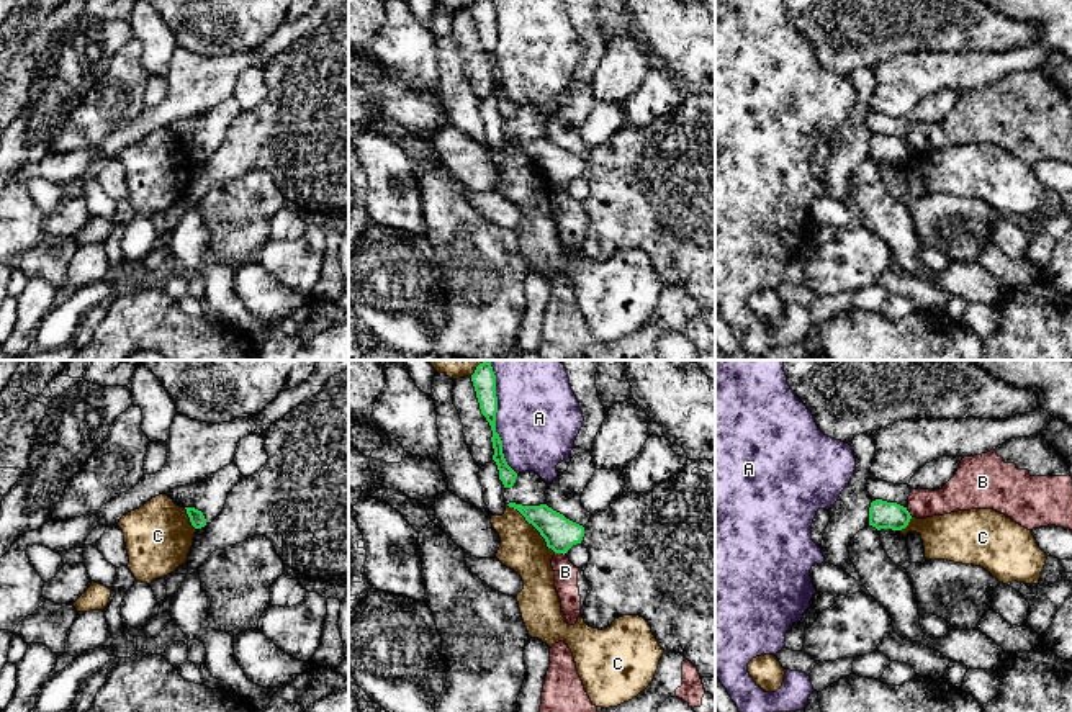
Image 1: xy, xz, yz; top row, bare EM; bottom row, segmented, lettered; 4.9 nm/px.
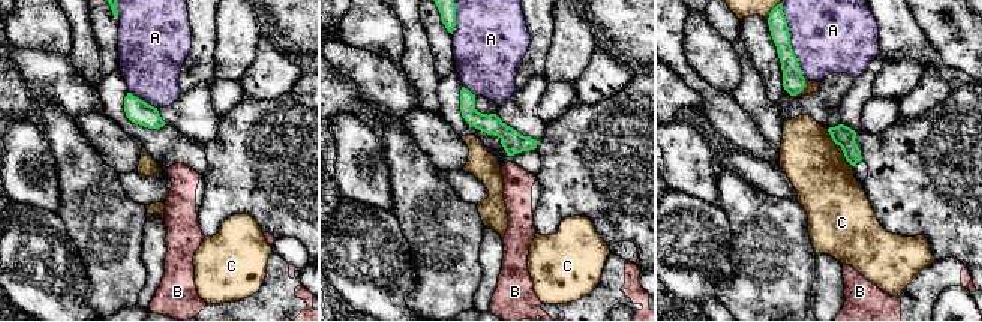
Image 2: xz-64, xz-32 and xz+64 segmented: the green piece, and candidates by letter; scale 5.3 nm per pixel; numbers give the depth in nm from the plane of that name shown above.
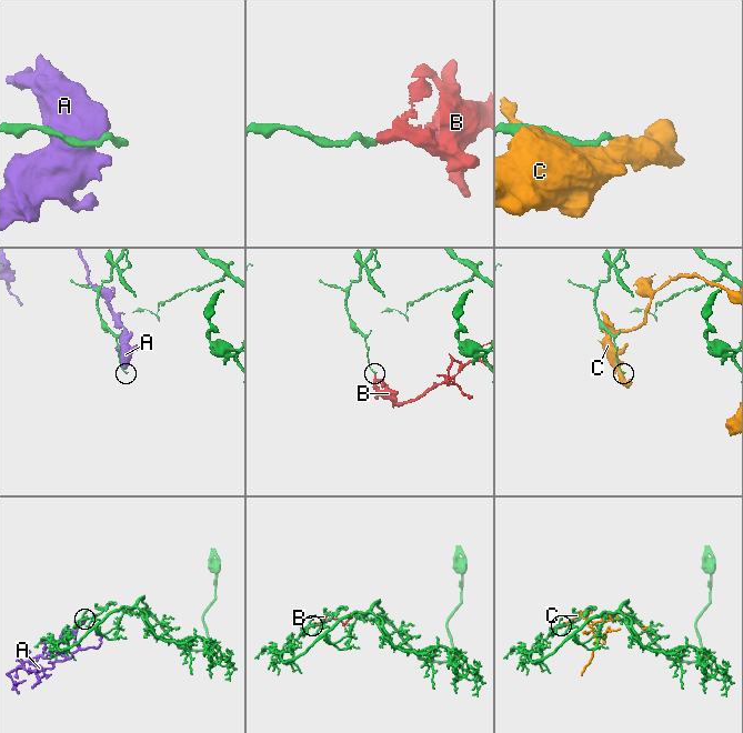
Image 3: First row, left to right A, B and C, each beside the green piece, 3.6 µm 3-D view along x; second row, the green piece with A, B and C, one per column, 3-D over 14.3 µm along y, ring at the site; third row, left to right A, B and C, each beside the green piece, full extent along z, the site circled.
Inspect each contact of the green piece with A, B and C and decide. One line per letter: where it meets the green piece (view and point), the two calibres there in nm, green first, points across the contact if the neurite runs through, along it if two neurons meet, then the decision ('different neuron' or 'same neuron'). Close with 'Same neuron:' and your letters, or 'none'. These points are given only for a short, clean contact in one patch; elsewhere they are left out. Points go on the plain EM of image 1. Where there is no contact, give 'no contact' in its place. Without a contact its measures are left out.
A: contact xz (495, 54); calibres 120 and 420 nm; different neuron
B: contact xz (560, 185); calibres 160 and 110 nm; border xz (555, 185), (563, 189); different neuron
C: contact xz (534, 159); calibres 160 and 220 nm; different neuron
Same neuron: none

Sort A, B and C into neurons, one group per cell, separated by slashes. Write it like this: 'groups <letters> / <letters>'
groups A / B / C

